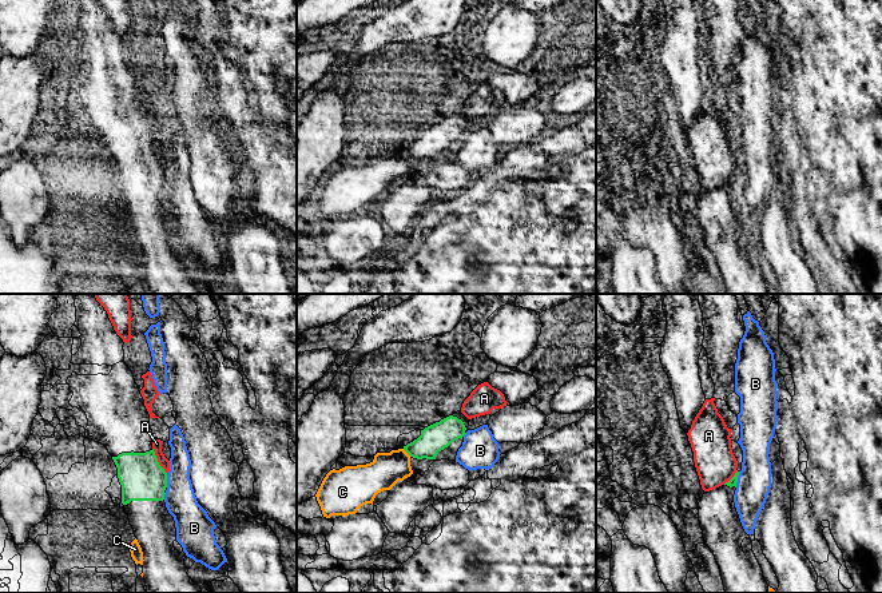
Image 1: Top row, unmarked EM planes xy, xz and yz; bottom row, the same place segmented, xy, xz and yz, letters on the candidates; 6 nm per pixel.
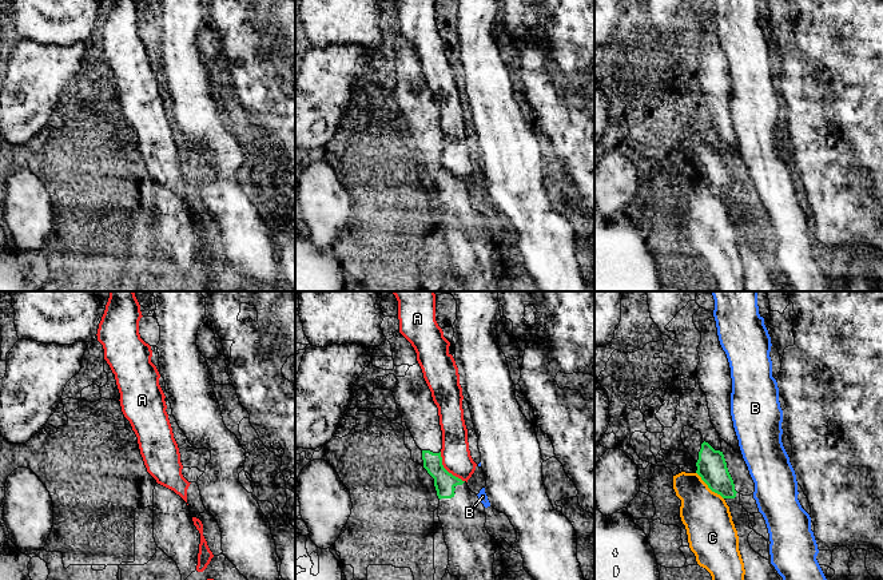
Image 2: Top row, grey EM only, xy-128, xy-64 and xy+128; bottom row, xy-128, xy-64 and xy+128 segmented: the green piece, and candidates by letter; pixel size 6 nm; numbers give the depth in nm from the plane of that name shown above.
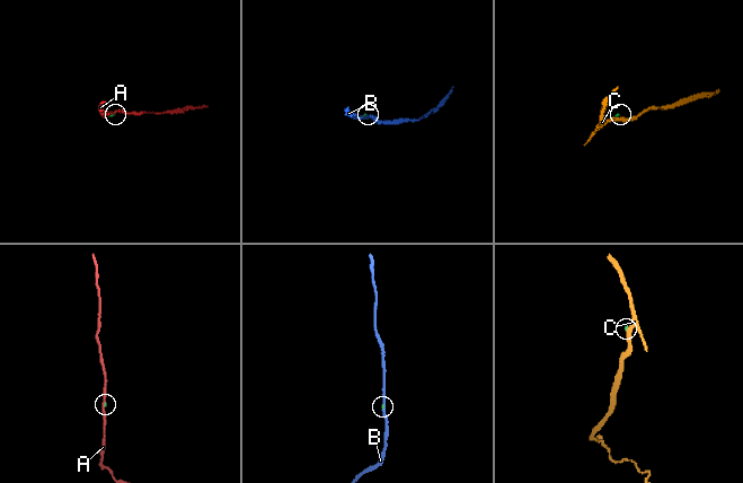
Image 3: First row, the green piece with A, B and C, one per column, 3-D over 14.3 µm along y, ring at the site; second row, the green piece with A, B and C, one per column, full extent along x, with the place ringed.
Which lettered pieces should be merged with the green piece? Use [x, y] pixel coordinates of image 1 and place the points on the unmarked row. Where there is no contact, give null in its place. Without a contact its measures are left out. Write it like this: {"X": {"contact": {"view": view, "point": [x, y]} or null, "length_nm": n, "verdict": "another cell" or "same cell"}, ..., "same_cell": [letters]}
{"A": {"contact": {"view": "xy", "point": [157, 162]}, "length_nm": 190, "verdict": "another cell"}, "B": {"contact": {"view": "yz", "point": [737, 180]}, "length_nm": 100, "verdict": "another cell"}, "C": {"contact": {"view": "xz", "point": [406, 152]}, "length_nm": 70, "verdict": "another cell"}, "same_cell": []}

